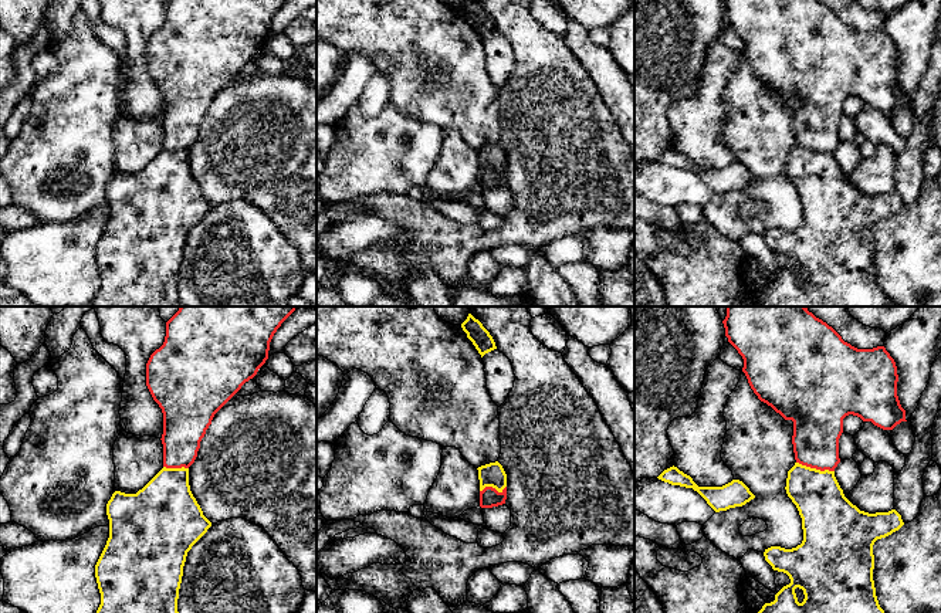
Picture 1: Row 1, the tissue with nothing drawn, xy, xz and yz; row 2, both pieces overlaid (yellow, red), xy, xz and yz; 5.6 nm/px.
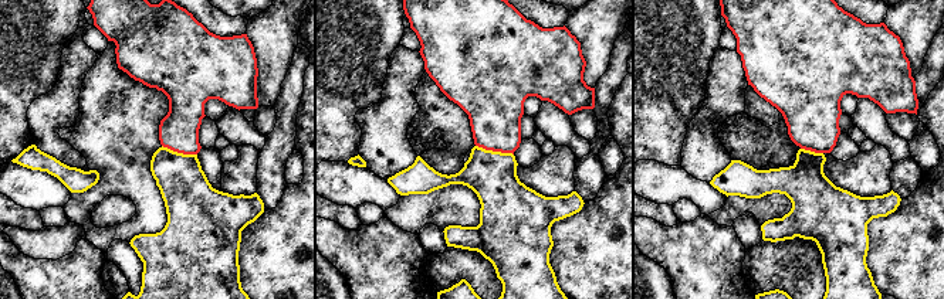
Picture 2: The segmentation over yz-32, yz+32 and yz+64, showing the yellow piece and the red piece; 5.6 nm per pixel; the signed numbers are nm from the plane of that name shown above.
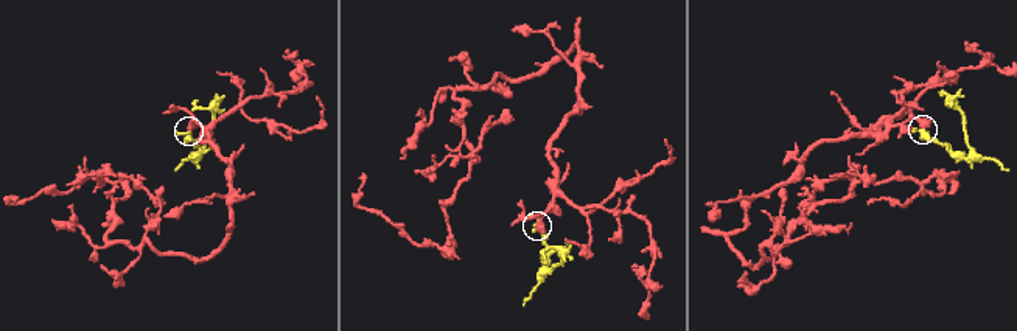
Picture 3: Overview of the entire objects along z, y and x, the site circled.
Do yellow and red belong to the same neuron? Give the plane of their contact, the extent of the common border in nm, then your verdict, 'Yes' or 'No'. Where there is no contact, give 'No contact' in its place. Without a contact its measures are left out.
Touches yellow in yz. Shared border 220 nm. No

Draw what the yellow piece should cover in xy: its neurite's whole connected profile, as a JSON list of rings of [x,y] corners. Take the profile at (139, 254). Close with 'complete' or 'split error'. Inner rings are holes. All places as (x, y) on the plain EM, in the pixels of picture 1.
[[[163,149],[136,176],[115,173],[106,186],[109,220],[95,247],[101,287],[92,306],[185,306],[177,294],[179,271],[187,234],[211,204],[203,197],[189,167],[189,150]]]; complete

